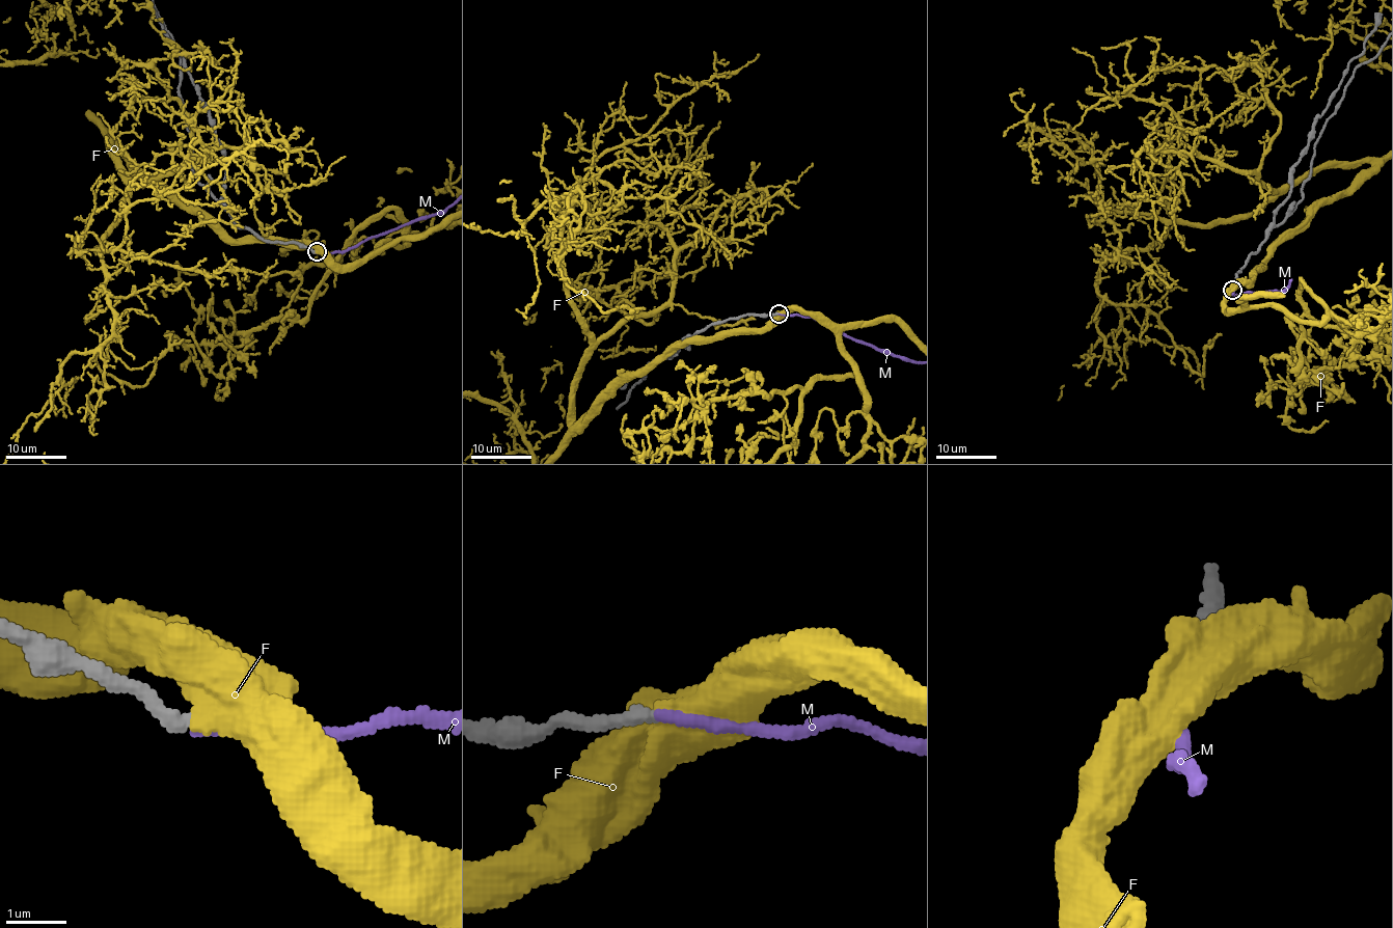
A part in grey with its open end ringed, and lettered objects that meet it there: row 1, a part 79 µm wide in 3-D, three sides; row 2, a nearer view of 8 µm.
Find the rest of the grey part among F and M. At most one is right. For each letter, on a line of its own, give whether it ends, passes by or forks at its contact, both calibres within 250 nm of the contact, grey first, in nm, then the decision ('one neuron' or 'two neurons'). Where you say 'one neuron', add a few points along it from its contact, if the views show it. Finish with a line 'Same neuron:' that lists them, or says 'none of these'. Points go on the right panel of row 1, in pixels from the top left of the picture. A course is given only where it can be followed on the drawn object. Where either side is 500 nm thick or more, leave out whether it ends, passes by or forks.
F: 220/650 nm | two neurons
M: it ends | 220/220 nm | one neuron
Same neuron: M

